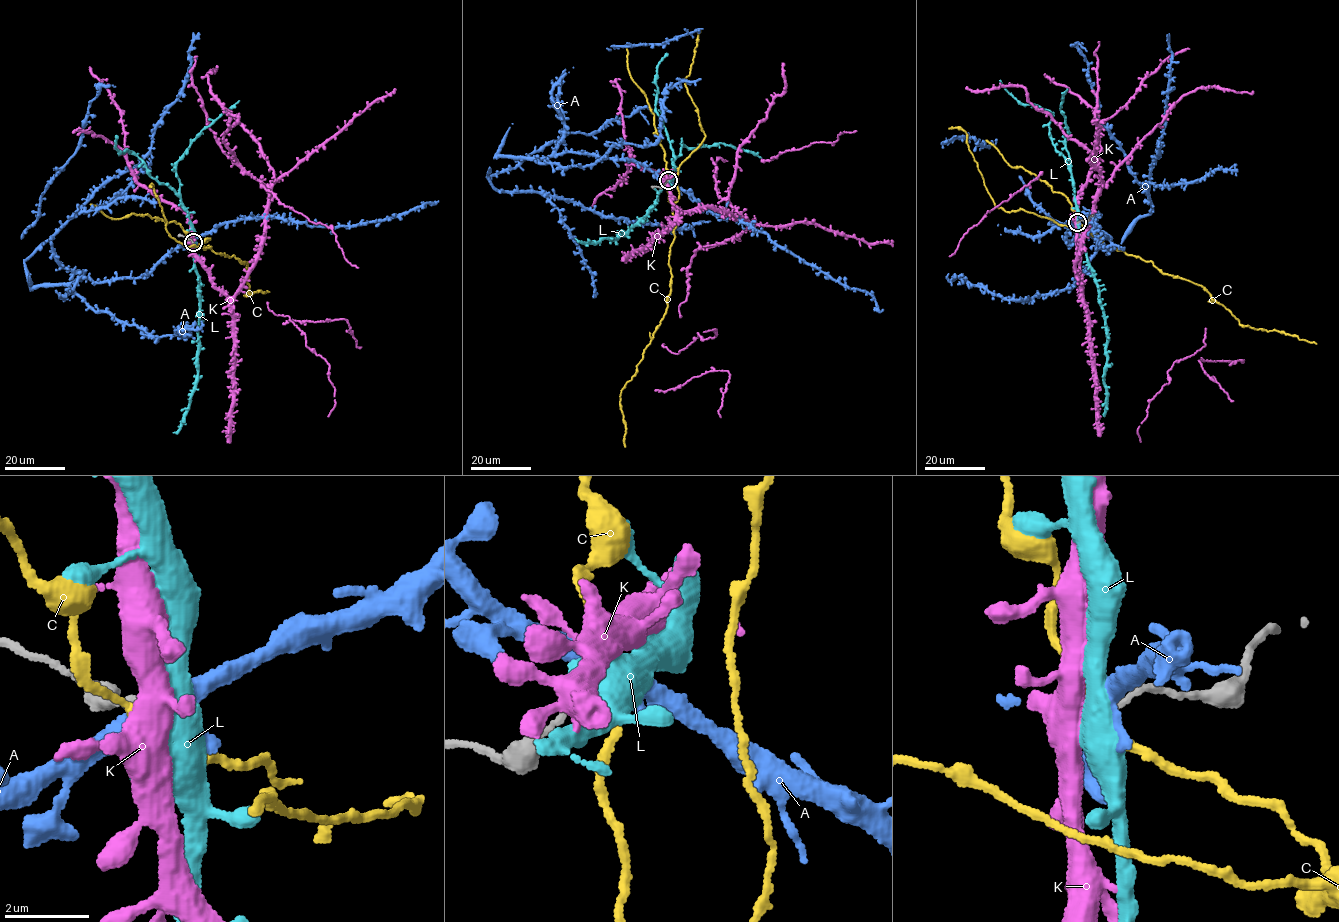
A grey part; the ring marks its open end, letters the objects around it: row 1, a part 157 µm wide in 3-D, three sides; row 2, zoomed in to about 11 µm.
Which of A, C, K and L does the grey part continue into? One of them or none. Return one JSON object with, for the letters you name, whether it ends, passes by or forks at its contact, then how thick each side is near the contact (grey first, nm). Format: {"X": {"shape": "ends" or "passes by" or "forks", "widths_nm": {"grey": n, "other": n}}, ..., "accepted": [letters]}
{"accepted": []}

